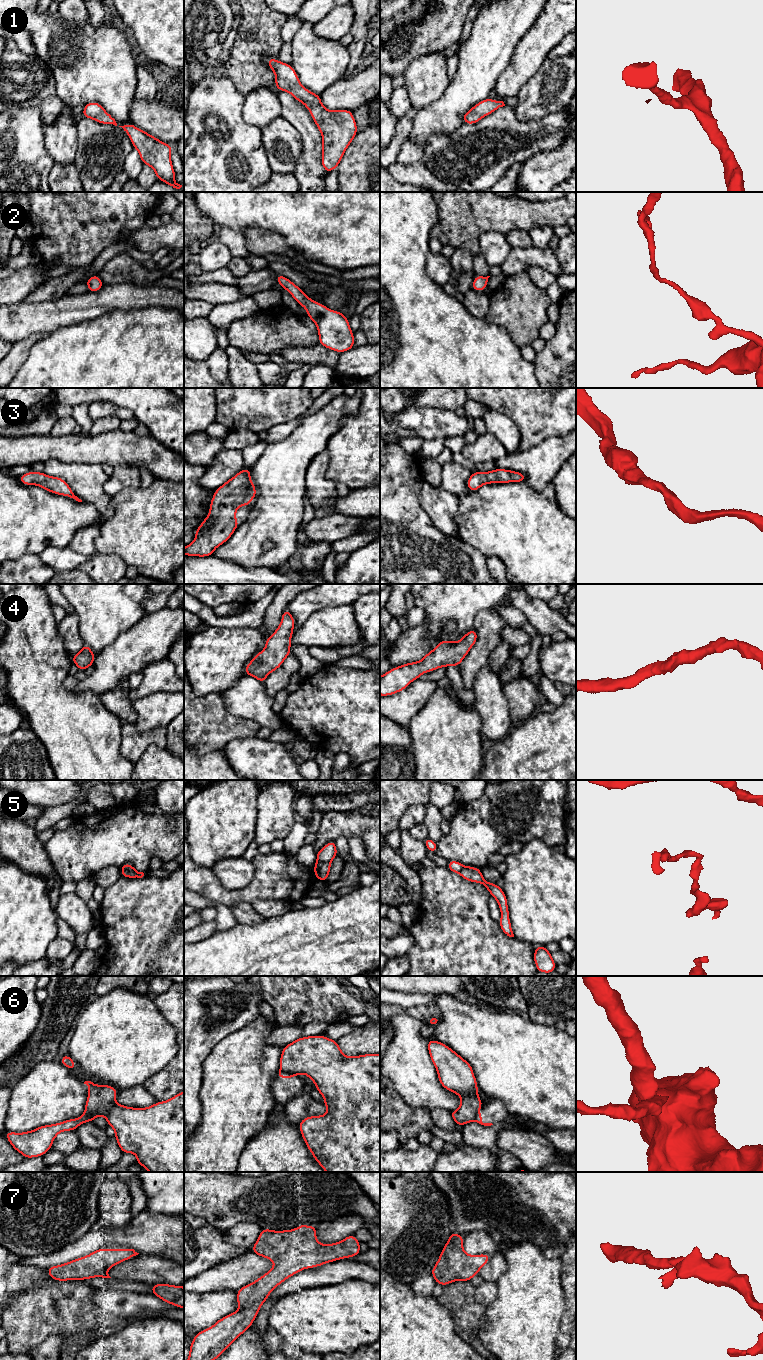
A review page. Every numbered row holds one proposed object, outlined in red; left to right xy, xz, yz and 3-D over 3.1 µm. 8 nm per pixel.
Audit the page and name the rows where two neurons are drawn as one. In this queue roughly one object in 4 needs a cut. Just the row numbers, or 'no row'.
5, 6

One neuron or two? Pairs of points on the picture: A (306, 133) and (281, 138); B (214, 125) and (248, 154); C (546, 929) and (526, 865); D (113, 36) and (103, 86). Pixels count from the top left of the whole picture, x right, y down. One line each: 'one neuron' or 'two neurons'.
A: two neurons
B: one neuron
C: one neuron
D: one neuron

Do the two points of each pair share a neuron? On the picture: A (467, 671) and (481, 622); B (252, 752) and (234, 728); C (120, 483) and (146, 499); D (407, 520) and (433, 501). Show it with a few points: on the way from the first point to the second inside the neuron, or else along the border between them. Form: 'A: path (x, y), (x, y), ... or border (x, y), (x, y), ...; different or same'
A: path (476, 659), (482, 649), (482, 634); same
B: border (255, 736), (232, 739), (221, 749); different
C: border (140, 485), (138, 487), (125, 487), (111, 497); different
D: border (423, 484), (420, 490), (419, 503), (436, 528); different

